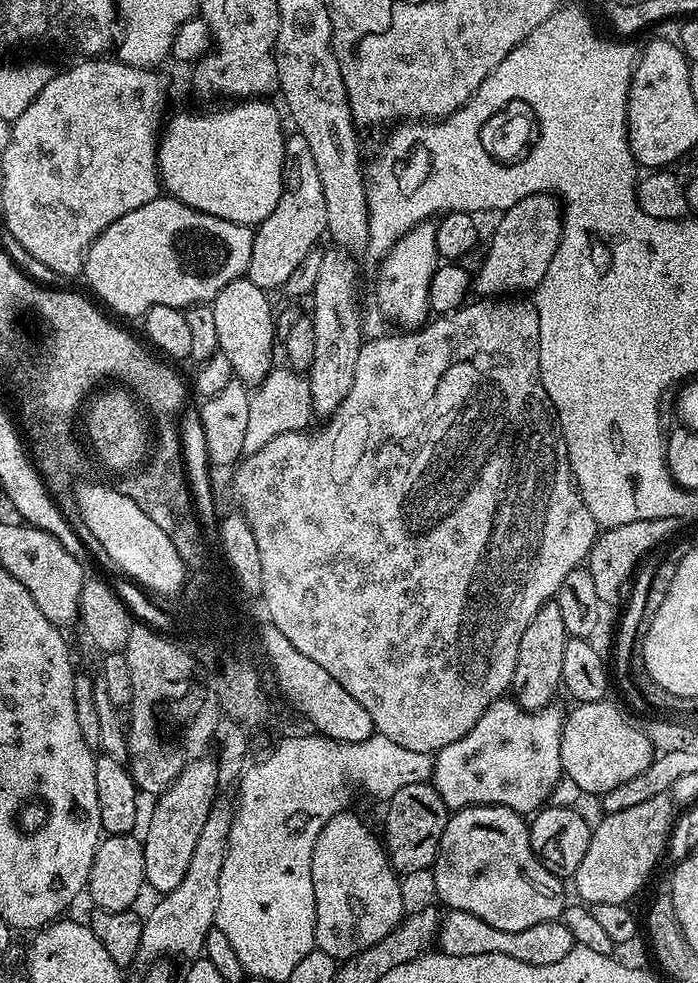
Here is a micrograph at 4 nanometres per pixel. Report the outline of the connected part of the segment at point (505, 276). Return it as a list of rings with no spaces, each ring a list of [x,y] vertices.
[[[536,192],[533,196],[521,195],[520,200],[516,200],[504,212],[504,217],[496,224],[496,233],[492,236],[492,241],[488,244],[488,253],[484,256],[484,261],[480,264],[480,269],[474,272],[474,288],[480,291],[479,295],[484,298],[500,298],[505,294],[528,294],[531,293],[542,282],[542,278],[546,278],[546,270],[550,266],[550,258],[554,258],[554,250],[558,250],[558,242],[562,238],[562,230],[564,229],[564,217],[562,215],[562,204],[555,195],[546,192]]]

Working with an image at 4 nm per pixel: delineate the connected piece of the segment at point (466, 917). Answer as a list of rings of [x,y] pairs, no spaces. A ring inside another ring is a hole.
[[[454,908],[441,915],[438,925],[439,951],[454,958],[506,954],[510,958],[518,958],[518,962],[530,962],[530,966],[550,966],[550,962],[566,958],[573,946],[572,935],[563,919],[538,922],[538,926],[526,926],[526,930],[498,930],[498,926],[490,926],[490,922],[482,922],[482,918],[474,918],[474,914]]]

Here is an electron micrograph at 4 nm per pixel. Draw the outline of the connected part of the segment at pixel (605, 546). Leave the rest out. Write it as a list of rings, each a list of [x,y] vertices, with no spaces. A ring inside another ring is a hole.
[[[650,518],[649,520],[643,520],[642,522],[626,522],[626,526],[614,526],[613,528],[603,529],[597,535],[596,541],[592,543],[592,548],[588,552],[588,559],[586,561],[586,567],[590,578],[594,578],[594,586],[598,590],[598,598],[601,605],[608,606],[608,604],[619,605],[620,591],[629,587],[630,581],[633,579],[634,573],[641,567],[643,558],[647,552],[652,552],[659,546],[663,540],[668,540],[676,531],[682,526],[681,518]]]

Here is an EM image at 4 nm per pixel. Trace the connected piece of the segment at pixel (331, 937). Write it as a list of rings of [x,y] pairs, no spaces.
[[[341,810],[322,826],[318,842],[314,842],[312,855],[312,881],[314,882],[314,938],[316,948],[330,954],[338,962],[374,946],[378,938],[386,938],[406,915],[404,892],[400,889],[401,877],[388,860],[388,853],[381,841],[349,810]]]

